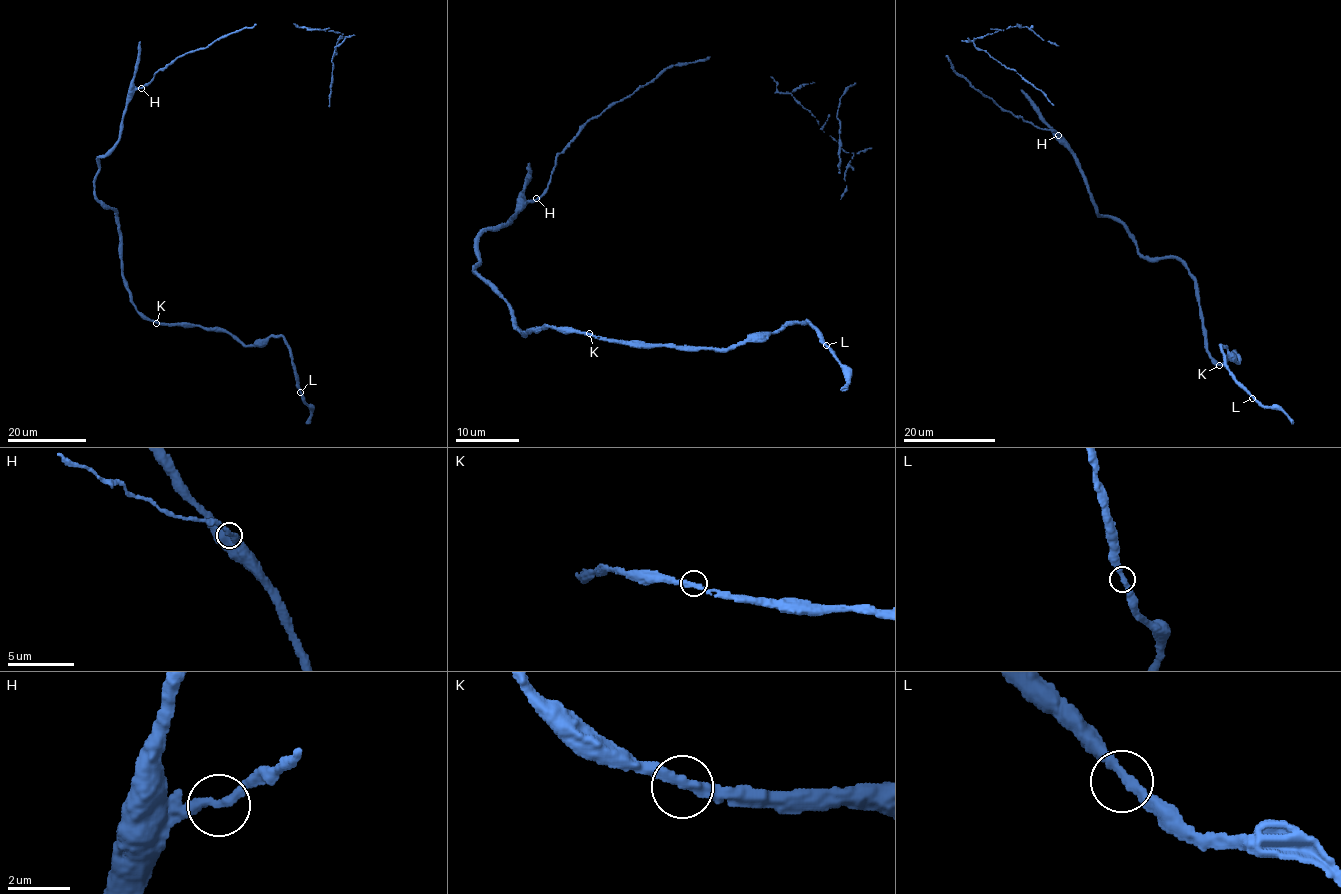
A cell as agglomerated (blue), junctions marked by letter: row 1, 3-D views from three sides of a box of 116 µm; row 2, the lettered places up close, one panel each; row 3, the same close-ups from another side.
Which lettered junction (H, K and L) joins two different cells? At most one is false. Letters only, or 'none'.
H

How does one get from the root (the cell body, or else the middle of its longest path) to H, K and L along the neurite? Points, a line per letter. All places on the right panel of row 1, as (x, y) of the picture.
H: (1111, 217), (1096, 212), (1078, 159), (1058, 134)
K: (1111, 217), (1124, 225), (1137, 251), (1144, 256), (1176, 258), (1188, 270), (1200, 307), (1206, 352), (1219, 365)
L: (1111, 217), (1144, 256), (1188, 270), (1206, 352), (1221, 364), (1236, 352), (1238, 362), (1222, 345), (1252, 398)

